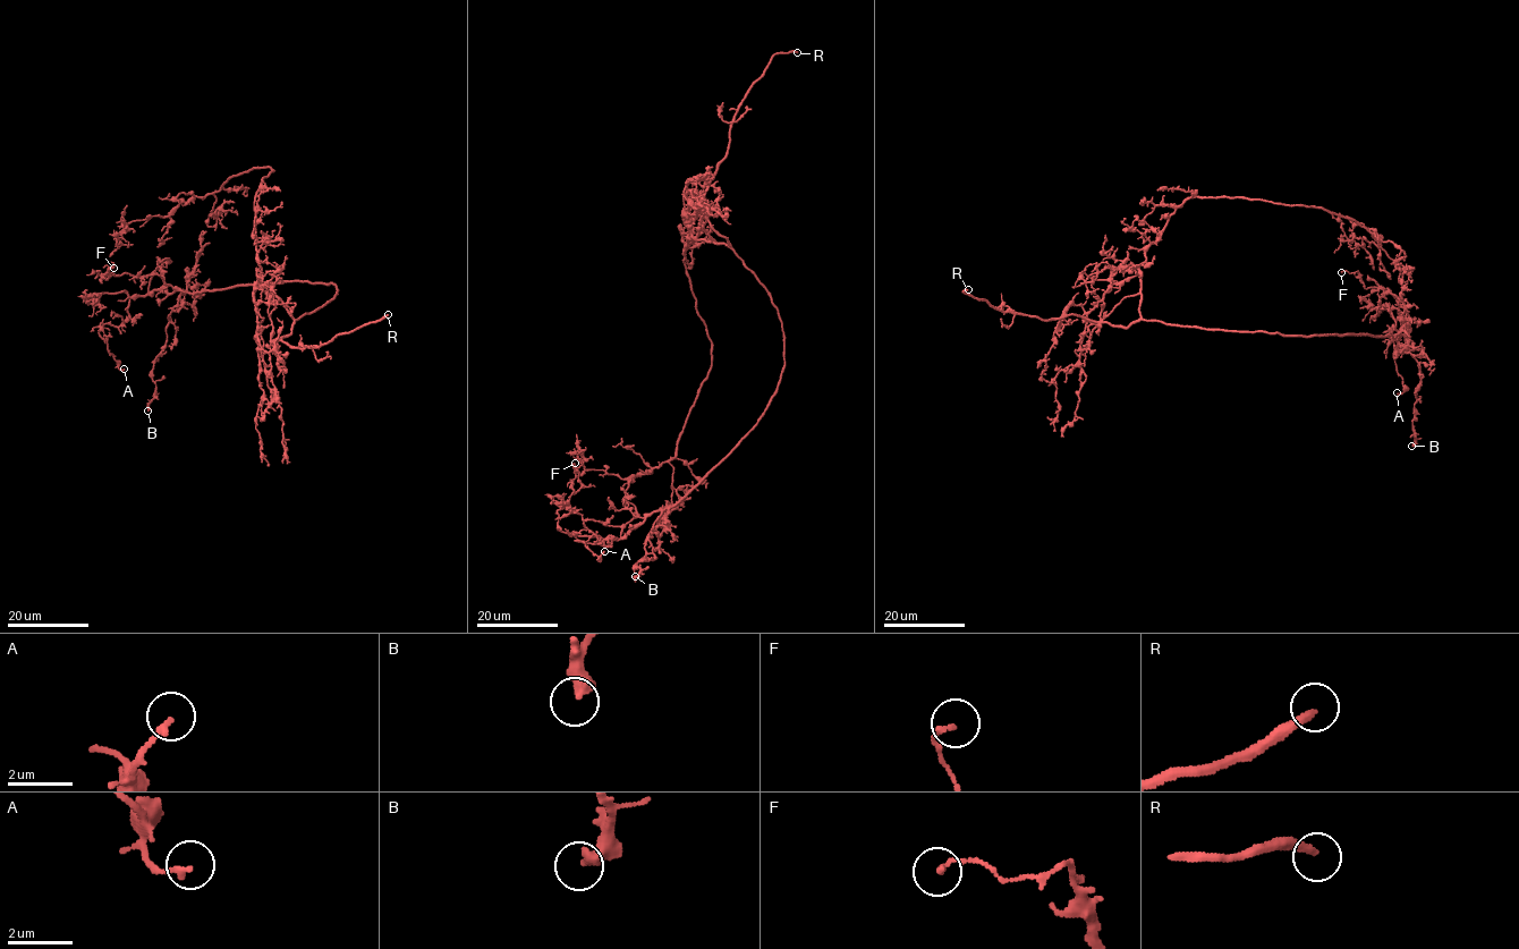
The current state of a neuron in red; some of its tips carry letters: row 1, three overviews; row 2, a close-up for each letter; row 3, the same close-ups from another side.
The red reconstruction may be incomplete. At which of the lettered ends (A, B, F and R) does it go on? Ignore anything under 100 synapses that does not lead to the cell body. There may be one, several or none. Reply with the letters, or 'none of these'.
R

